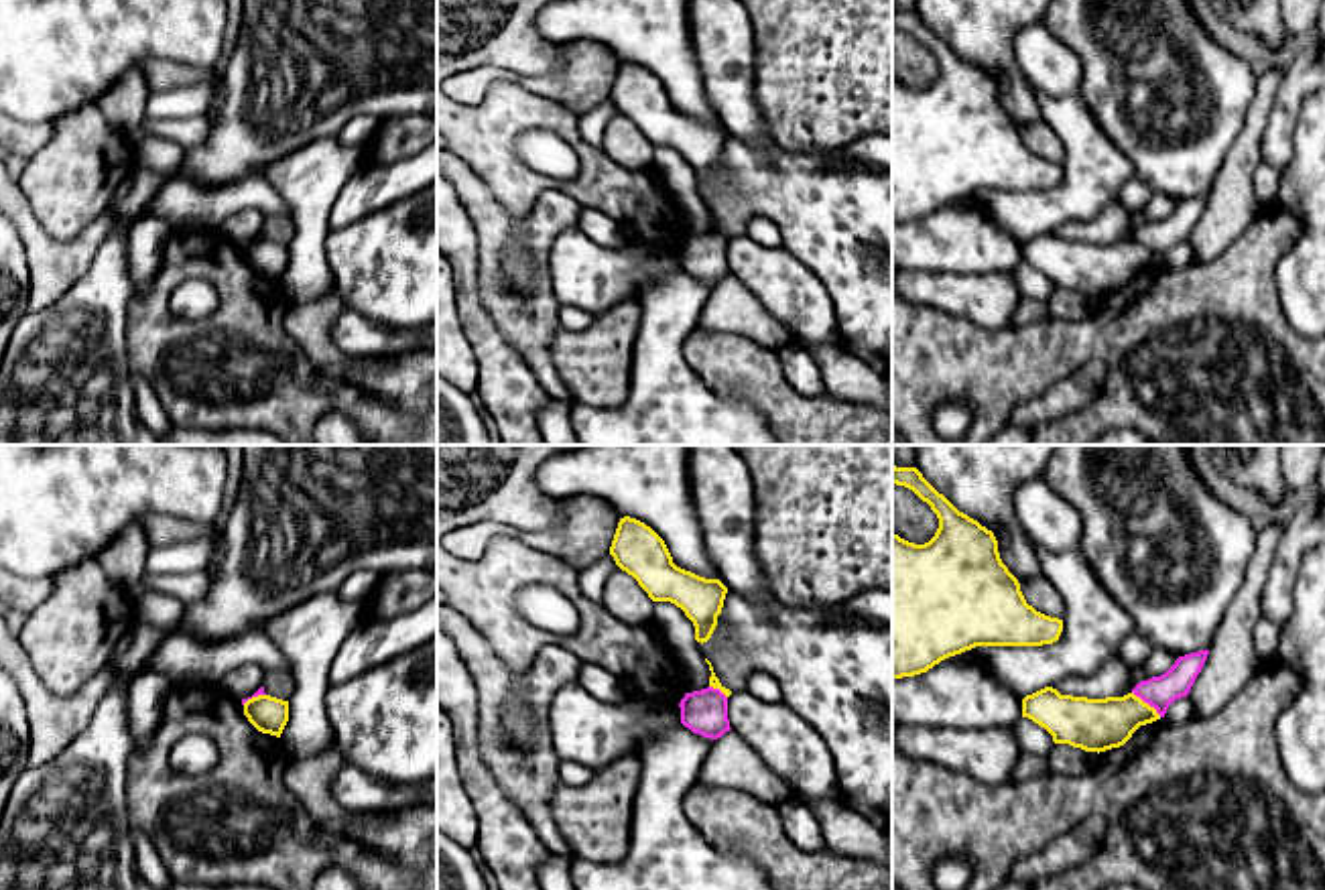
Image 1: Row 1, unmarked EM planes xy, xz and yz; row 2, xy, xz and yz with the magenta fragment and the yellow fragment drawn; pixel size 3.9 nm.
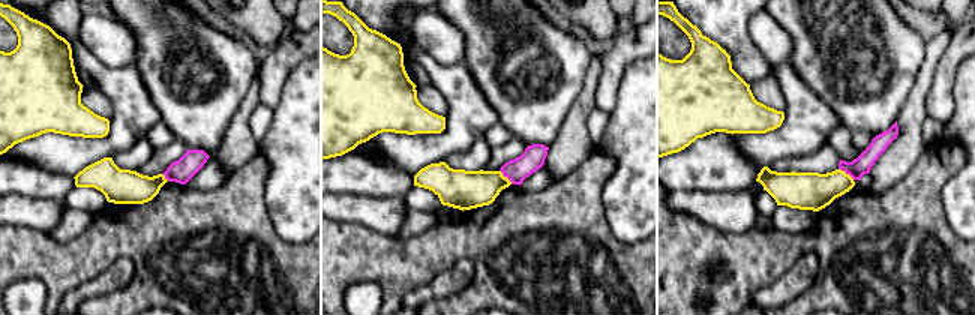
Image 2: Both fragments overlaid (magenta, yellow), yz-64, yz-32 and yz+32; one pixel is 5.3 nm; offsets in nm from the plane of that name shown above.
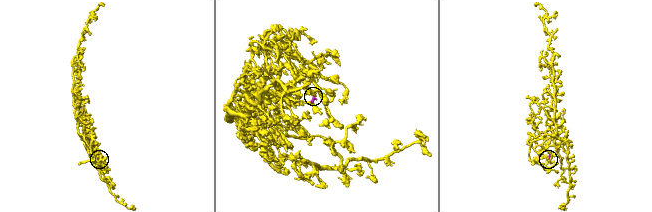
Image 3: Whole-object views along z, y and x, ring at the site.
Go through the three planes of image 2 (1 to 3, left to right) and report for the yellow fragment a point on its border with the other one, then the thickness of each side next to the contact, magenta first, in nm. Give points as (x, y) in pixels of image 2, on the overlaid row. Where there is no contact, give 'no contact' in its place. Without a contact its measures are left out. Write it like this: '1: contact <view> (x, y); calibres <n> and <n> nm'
1: contact yz-64 (165, 177); calibres 130 and 190 nm
2: contact yz-32 (506, 176); calibres 130 and 220 nm
3: contact yz+32 (846, 173); calibres 100 and 200 nm

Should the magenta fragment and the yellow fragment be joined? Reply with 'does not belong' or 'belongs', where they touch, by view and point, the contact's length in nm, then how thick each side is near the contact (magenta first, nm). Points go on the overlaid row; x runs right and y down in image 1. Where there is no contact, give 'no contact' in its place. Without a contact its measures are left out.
does not belong | yz (1147, 702) | 160 nm | 130/200 nm

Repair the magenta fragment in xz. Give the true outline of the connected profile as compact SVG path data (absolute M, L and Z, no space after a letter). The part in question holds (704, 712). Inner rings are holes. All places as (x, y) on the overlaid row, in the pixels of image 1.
M713 687L685 693L679 703L681 723L693 734L717 740L730 732L728 697Z

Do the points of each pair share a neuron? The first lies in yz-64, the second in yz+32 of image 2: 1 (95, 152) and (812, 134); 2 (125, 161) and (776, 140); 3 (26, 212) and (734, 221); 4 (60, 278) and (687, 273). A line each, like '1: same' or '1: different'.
1: same
2: different
3: same
4: same

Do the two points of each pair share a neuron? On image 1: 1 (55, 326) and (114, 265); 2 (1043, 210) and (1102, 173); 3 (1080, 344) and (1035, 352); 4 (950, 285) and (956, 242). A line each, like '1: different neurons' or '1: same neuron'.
1: same neuron
2: same neuron
3: same neuron
4: different neurons

